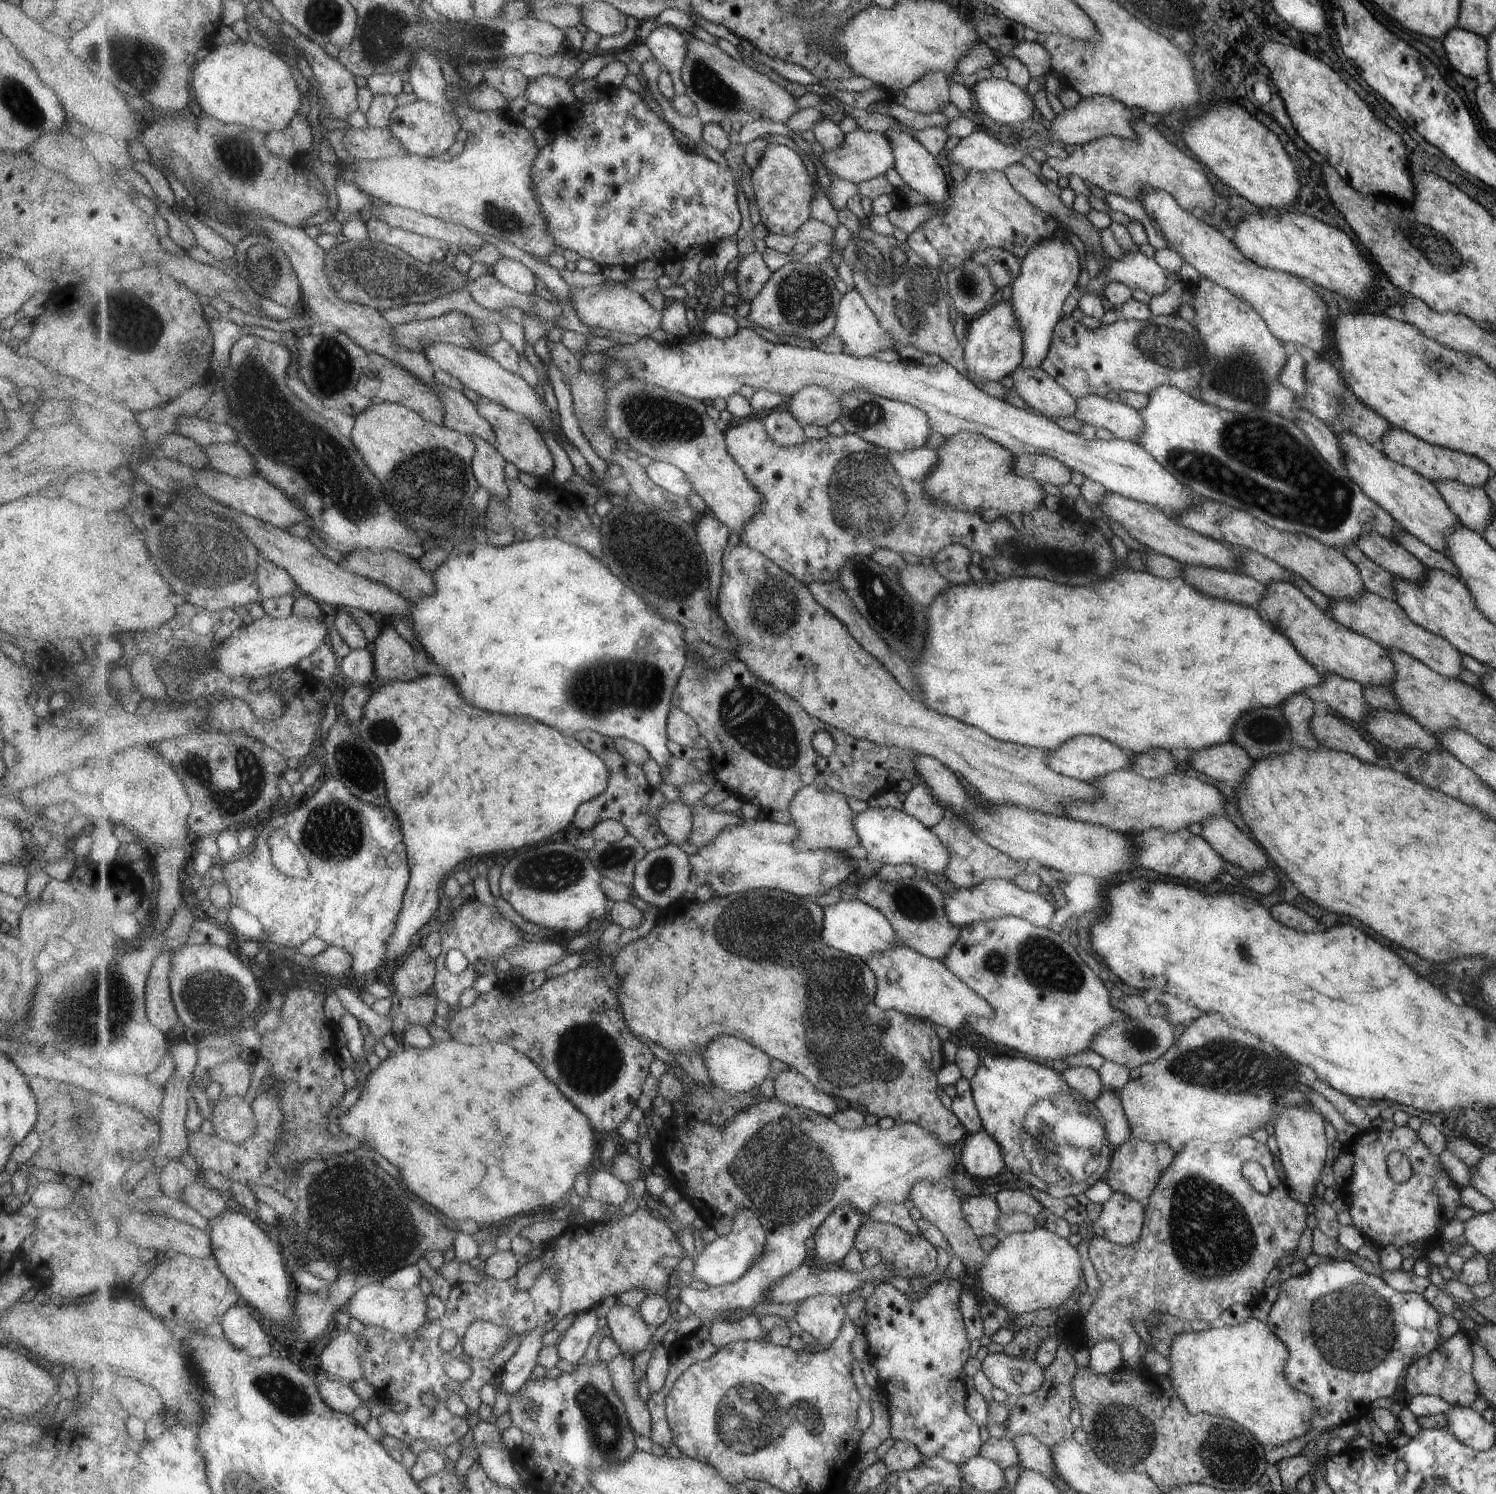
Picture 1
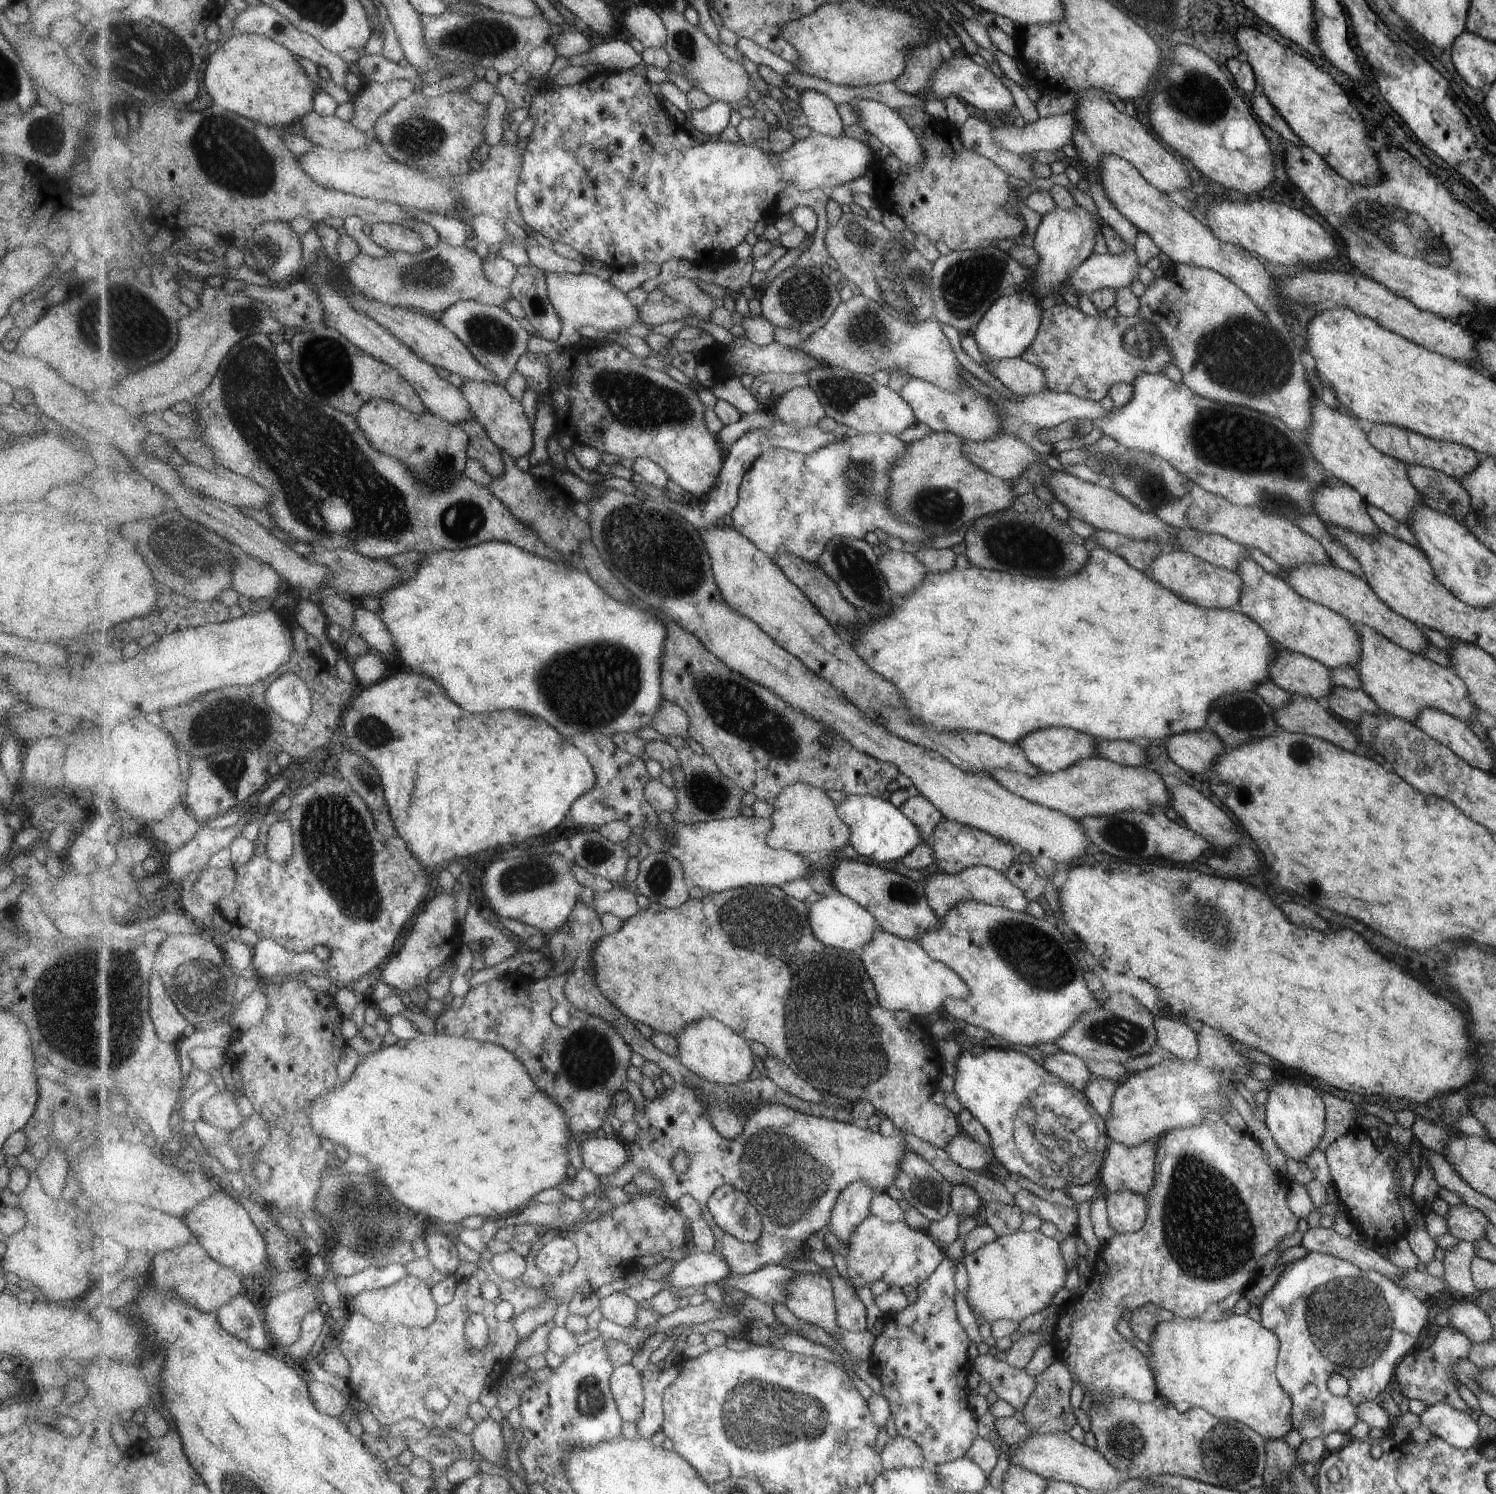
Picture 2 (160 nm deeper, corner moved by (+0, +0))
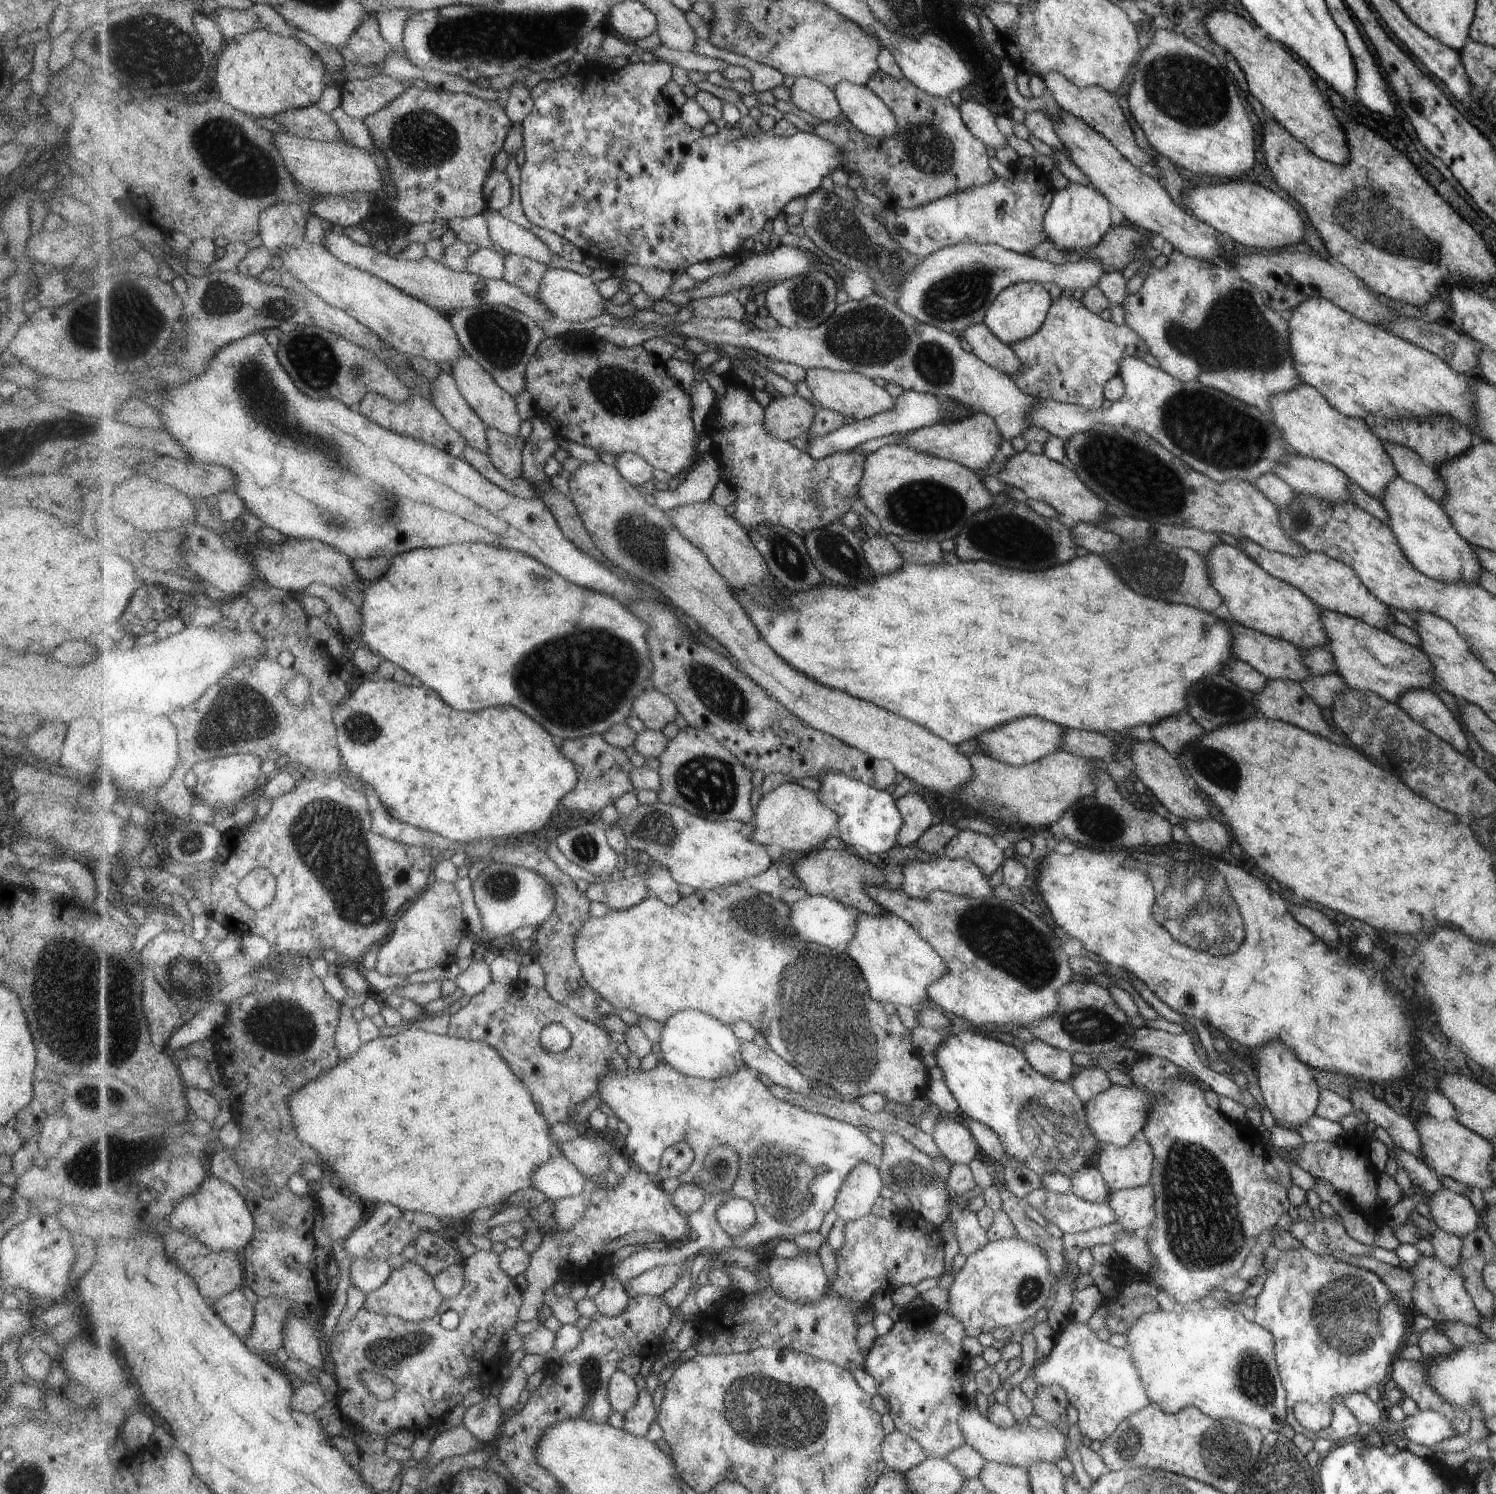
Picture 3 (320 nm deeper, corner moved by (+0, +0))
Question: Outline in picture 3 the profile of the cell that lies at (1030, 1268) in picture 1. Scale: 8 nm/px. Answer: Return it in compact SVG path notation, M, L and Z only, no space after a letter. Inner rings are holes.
M1020 1237L999 1238L969 1254L954 1280L947 1288L949 1308L946 1314L957 1318L967 1337L977 1337L993 1326L1020 1326L1025 1318L1033 1317L1047 1300L1051 1283L1056 1279L1050 1260L1043 1248Z

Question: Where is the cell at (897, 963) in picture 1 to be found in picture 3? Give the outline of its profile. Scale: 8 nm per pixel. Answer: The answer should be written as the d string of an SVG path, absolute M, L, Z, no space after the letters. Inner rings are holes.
M891 911L875 917L861 913L855 940L845 952L863 970L871 997L883 1004L911 1007L923 1003L929 1000L927 991L931 984L947 974L946 962L903 918Z

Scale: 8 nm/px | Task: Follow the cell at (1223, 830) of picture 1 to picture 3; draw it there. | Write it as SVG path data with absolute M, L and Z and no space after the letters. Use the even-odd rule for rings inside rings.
M1131 738L1131 743L1129 745L1129 759L1127 764L1129 768L1135 772L1135 776L1140 780L1144 786L1147 788L1149 795L1153 795L1157 801L1160 801L1160 804L1167 809L1173 816L1177 816L1183 820L1205 820L1205 818L1211 818L1214 820L1213 816L1209 816L1209 808L1207 804L1193 792L1193 788L1187 784L1187 778L1185 774L1181 772L1177 760L1173 758L1173 755L1167 754L1167 750L1163 749L1161 745L1157 744L1153 740L1138 741Z

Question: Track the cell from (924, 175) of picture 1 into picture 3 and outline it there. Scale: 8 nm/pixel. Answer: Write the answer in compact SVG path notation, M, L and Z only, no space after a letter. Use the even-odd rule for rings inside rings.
M843 81L834 92L843 113L859 131L871 138L895 138L899 118L873 90L866 85Z

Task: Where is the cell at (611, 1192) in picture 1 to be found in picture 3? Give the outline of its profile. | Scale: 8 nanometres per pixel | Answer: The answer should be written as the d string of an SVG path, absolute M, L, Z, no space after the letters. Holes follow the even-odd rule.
M555 1153L547 1164L539 1168L539 1172L535 1172L533 1187L555 1201L580 1194L587 1181L571 1160L565 1156L558 1157Z

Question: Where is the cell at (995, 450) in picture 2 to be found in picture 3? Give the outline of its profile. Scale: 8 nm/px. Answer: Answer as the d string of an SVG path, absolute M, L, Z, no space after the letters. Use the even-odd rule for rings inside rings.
M971 413L967 418L951 422L936 423L927 427L909 431L902 444L915 448L917 452L927 452L931 456L957 462L959 465L971 468L971 471L984 472L992 461L995 448L1003 440L997 431L995 422L981 413Z

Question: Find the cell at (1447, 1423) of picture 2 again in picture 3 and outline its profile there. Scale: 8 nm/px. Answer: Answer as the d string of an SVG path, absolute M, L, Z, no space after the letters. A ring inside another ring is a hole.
M1418 1410L1406 1416L1399 1424L1406 1440L1426 1447L1457 1436L1453 1424L1449 1424L1449 1420L1445 1420L1445 1416L1439 1412L1431 1410Z

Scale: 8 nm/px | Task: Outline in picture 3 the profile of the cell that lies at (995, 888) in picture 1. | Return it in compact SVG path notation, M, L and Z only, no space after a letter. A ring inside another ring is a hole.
M940 854L933 860L909 860L902 868L903 874L903 893L909 897L927 898L935 890L947 892L956 896L970 898L989 898L993 897L993 887L990 887L988 877L977 865L961 858L949 860Z

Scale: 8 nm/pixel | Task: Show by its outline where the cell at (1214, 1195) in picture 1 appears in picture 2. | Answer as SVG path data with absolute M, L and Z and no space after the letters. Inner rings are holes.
M1207 1114L1207 1118L1203 1120L1203 1124L1199 1126L1191 1126L1191 1128L1181 1128L1181 1130L1173 1130L1167 1132L1163 1138L1158 1139L1159 1150L1157 1156L1157 1167L1154 1176L1154 1185L1144 1195L1146 1202L1146 1218L1140 1230L1133 1233L1123 1233L1111 1236L1109 1240L1102 1242L1096 1249L1096 1261L1092 1266L1092 1273L1087 1280L1087 1290L1085 1294L1077 1296L1069 1300L1061 1307L1056 1324L1052 1332L1052 1341L1050 1342L1054 1348L1056 1357L1059 1357L1061 1362L1067 1366L1069 1374L1071 1374L1072 1382L1077 1382L1083 1389L1086 1399L1093 1400L1093 1402L1103 1402L1103 1398L1107 1400L1109 1396L1125 1396L1131 1400L1138 1402L1150 1402L1156 1394L1155 1382L1153 1374L1149 1370L1146 1357L1139 1352L1135 1346L1129 1343L1123 1336L1121 1336L1115 1326L1121 1317L1122 1310L1134 1311L1136 1307L1143 1305L1155 1304L1156 1306L1166 1309L1171 1312L1175 1318L1195 1319L1199 1318L1205 1312L1207 1306L1213 1303L1221 1303L1228 1295L1232 1293L1241 1294L1253 1281L1258 1277L1257 1264L1265 1254L1269 1254L1271 1250L1275 1250L1285 1236L1293 1234L1297 1231L1295 1222L1297 1218L1291 1213L1291 1210L1285 1204L1285 1196L1291 1184L1287 1178L1281 1180L1277 1174L1273 1174L1269 1166L1263 1162L1263 1154L1259 1150L1259 1146L1247 1136L1247 1134L1235 1134L1227 1124L1217 1114Z

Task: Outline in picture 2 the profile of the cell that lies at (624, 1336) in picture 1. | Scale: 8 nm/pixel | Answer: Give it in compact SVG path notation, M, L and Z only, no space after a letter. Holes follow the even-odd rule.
M623 1291L601 1299L600 1309L604 1318L624 1328L635 1327L639 1318L639 1302Z

